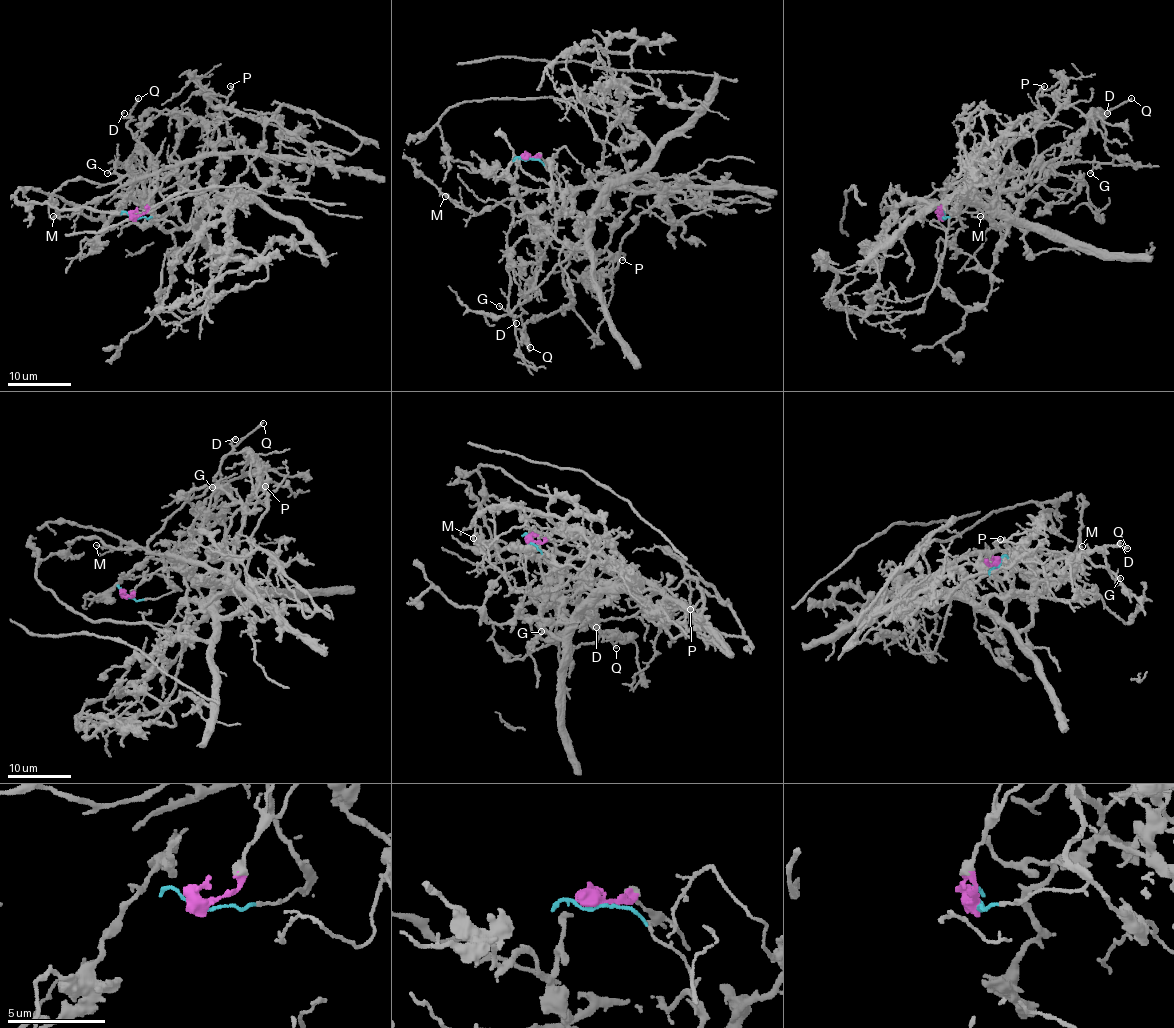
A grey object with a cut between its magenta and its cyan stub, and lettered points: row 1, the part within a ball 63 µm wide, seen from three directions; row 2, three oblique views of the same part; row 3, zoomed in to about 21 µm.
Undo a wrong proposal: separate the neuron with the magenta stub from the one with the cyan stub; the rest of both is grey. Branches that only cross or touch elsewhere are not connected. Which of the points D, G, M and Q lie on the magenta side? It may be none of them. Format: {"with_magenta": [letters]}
{"with_magenta": []}

